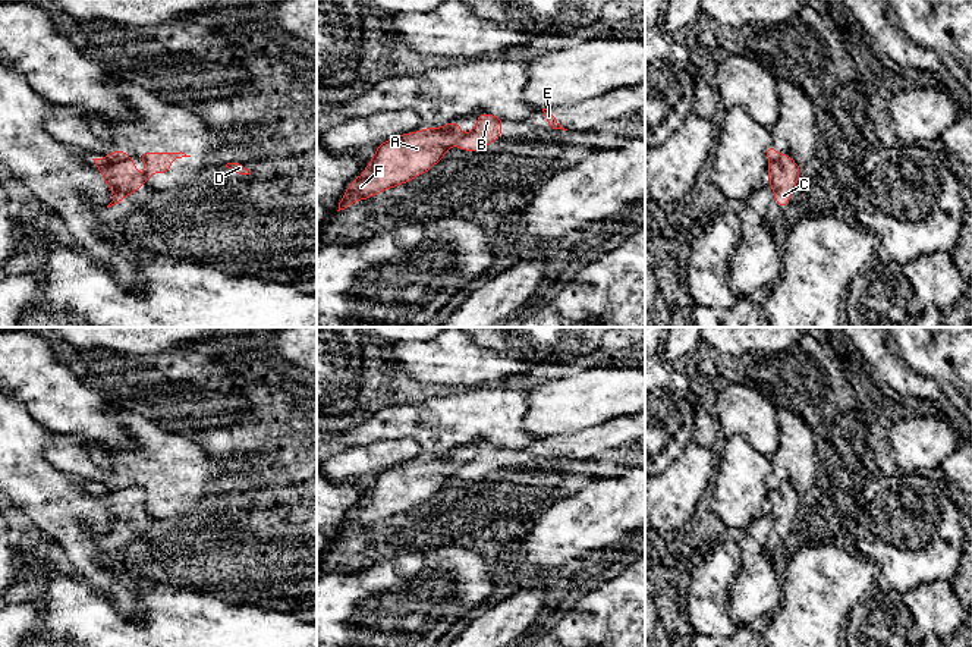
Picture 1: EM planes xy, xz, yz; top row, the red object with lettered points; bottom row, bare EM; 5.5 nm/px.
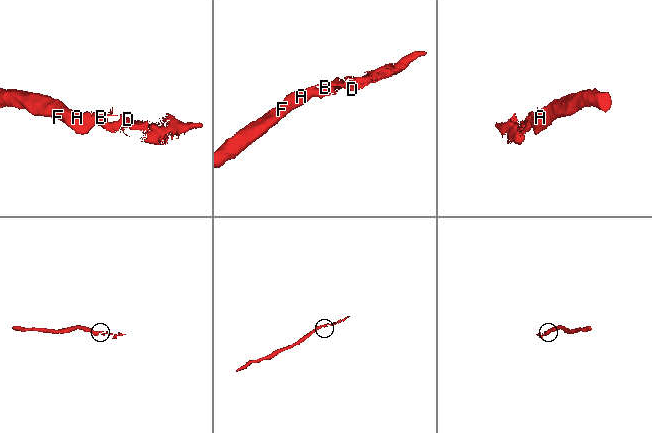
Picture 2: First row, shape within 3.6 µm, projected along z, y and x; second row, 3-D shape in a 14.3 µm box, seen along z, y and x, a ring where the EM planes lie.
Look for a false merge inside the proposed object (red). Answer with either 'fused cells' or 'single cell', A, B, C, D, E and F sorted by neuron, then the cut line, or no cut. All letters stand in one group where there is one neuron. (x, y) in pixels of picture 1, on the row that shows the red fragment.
fused cells | A C F / B D E | xy (129, 157), (118, 160), (104, 159)

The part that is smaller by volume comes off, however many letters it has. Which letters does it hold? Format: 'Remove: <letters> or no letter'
Remove: B, D, E

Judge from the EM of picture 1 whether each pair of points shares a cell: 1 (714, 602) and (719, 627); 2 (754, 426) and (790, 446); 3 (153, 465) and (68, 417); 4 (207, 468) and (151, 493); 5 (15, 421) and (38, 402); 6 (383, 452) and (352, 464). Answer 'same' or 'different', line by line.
1: same
2: different
3: different
4: same
5: different
6: same

